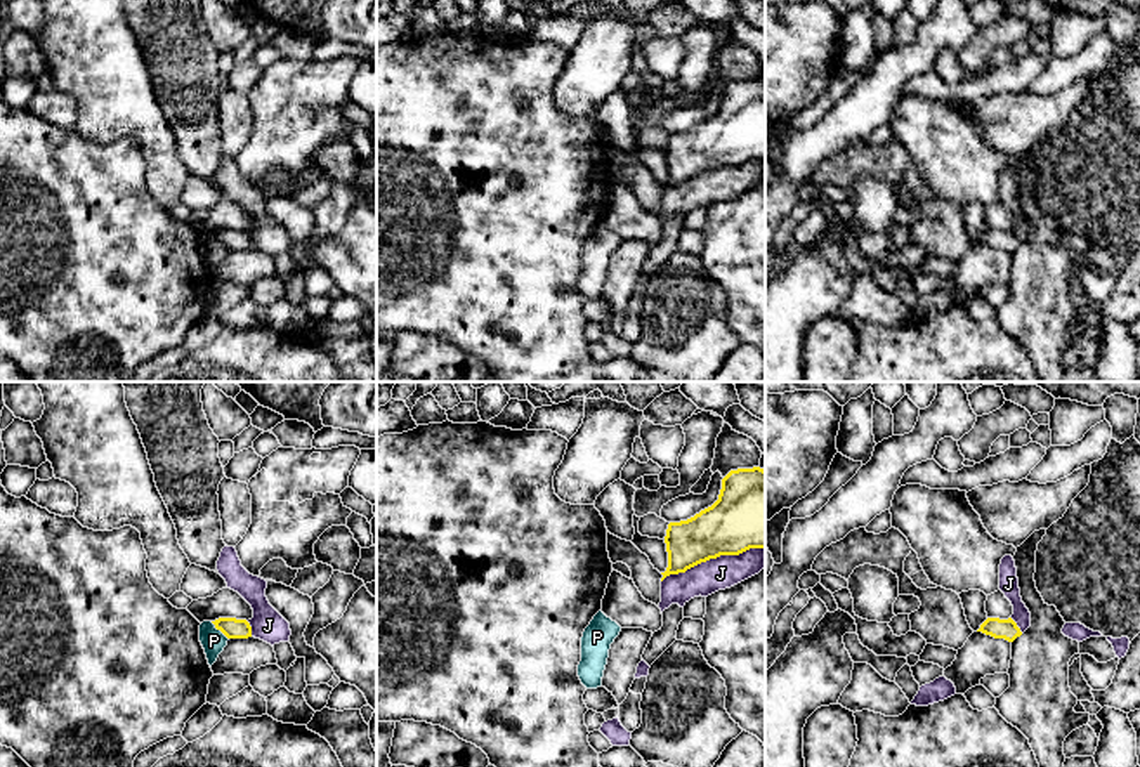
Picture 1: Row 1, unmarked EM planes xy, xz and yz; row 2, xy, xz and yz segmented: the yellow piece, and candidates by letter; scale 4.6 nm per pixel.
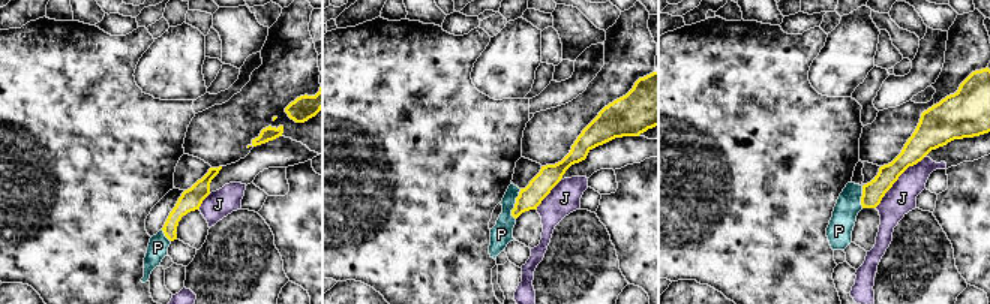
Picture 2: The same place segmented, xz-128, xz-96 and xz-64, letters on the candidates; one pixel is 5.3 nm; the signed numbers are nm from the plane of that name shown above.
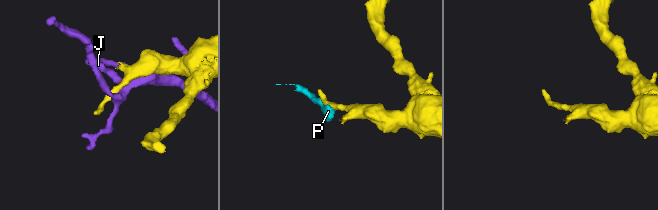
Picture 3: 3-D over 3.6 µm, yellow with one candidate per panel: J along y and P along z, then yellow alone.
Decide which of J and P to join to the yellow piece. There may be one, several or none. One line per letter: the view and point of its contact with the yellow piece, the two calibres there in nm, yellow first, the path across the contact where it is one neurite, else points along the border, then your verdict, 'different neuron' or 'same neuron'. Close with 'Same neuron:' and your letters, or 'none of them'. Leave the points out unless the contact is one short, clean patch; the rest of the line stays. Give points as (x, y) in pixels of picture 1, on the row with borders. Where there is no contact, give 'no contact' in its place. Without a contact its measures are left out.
J: meets yellow in xz at (712, 557); 300 nm thick on the yellow side, 150 nm on the other; different neuron
P: meets yellow in xy at (219, 629); 100 nm thick on the yellow side, 110 nm on the other; border along xy (210, 622), (228, 639); different neuron
Same neuron: none of them

